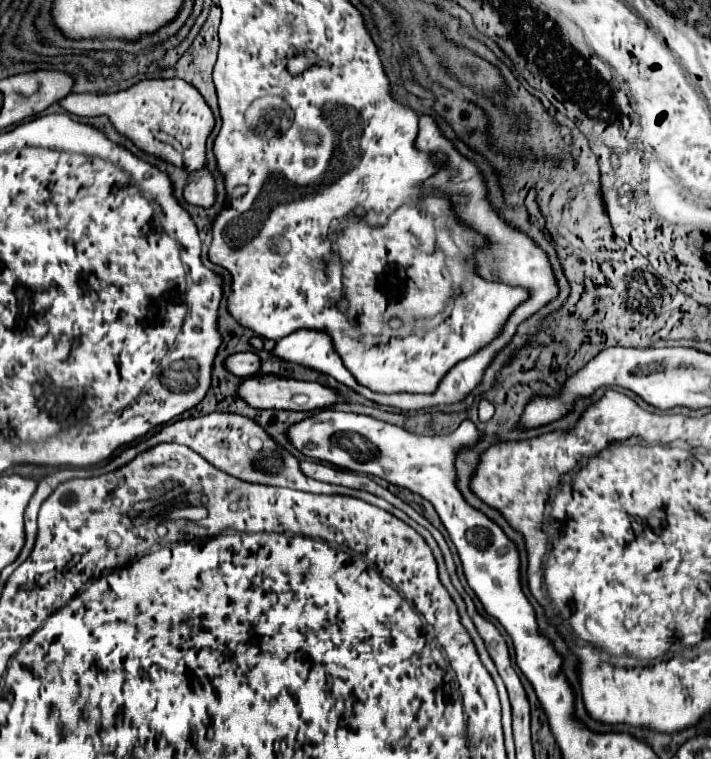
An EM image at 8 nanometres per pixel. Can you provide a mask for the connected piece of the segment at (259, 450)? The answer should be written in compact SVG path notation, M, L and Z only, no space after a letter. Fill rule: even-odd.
M213 412L213 414L207 414L207 416L201 416L201 418L185 418L185 420L177 420L173 424L167 424L163 426L157 434L153 434L151 438L147 440L141 440L139 444L135 446L129 446L125 448L117 458L113 458L107 466L101 466L97 468L97 472L107 472L107 470L115 470L123 464L127 464L129 460L133 460L139 452L147 450L147 448L153 448L155 444L161 444L161 442L177 442L177 444L183 444L183 446L189 446L191 450L195 450L199 456L203 456L211 466L215 466L217 470L229 474L229 476L235 476L239 480L245 480L245 482L255 482L255 484L267 484L267 486L281 486L281 488L291 488L291 490L301 490L301 492L313 492L313 494L347 494L347 496L357 496L369 504L375 504L387 512L391 512L393 516L397 516L399 520L407 522L411 528L415 528L423 538L425 542L429 544L429 548L433 550L437 562L441 562L443 554L437 546L437 542L433 540L433 536L429 534L429 530L425 530L423 526L419 526L415 520L411 520L405 512L397 510L393 504L389 504L387 500L383 498L377 498L373 496L371 492L363 492L363 490L353 490L353 488L343 488L343 486L333 486L333 484L325 484L325 482L319 482L319 480L313 480L313 478L307 478L305 474L301 474L299 470L299 462L295 456L291 456L289 452L281 450L279 446L275 446L275 442L265 434L265 430L255 424L253 420L249 418L243 418L243 416L237 416L237 414L227 414L227 412Z

